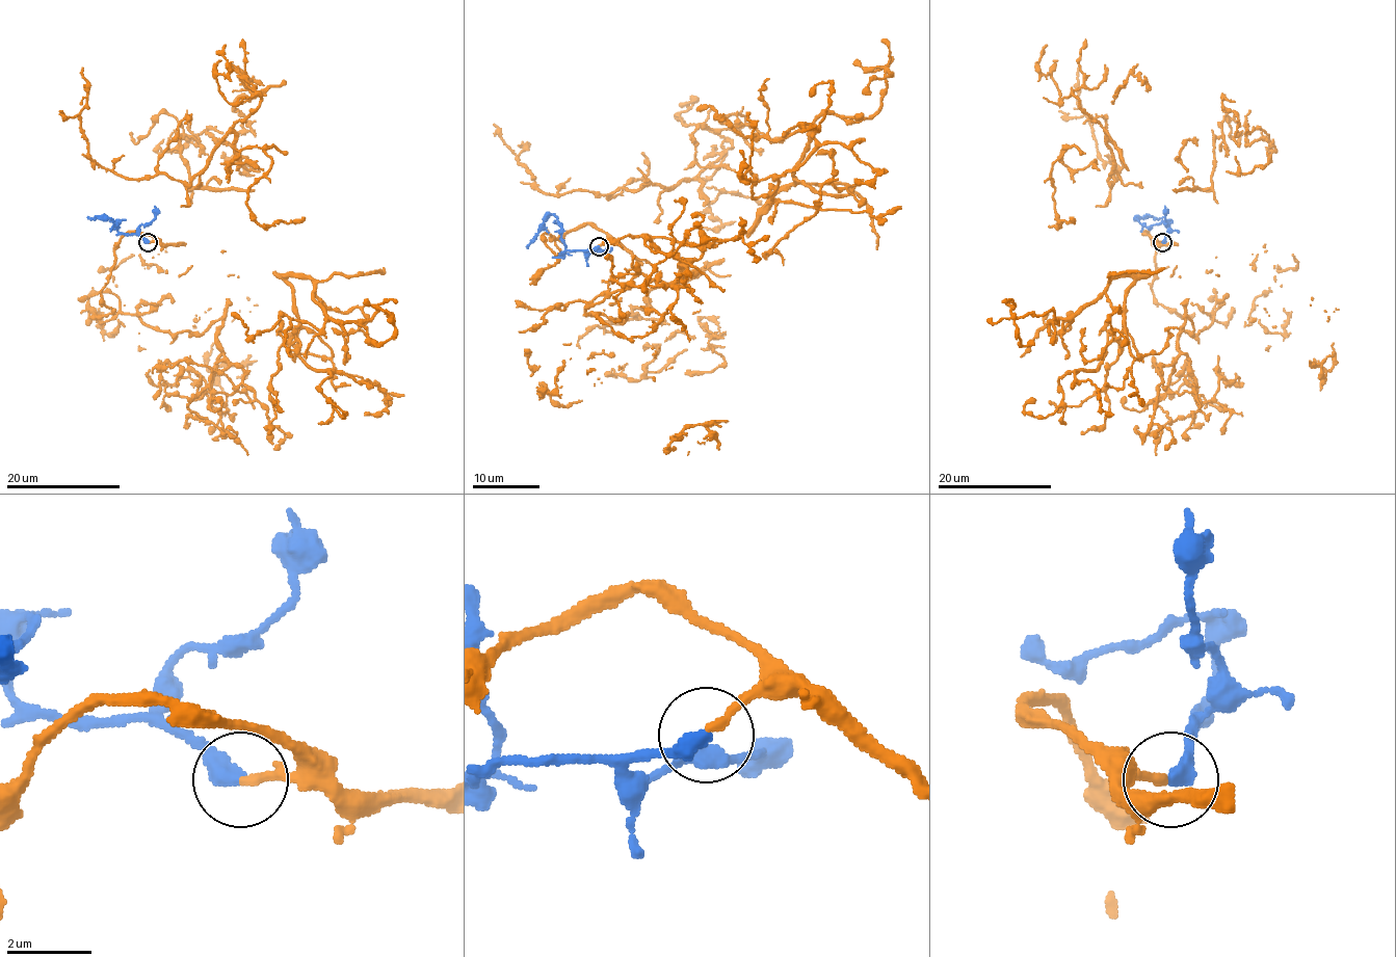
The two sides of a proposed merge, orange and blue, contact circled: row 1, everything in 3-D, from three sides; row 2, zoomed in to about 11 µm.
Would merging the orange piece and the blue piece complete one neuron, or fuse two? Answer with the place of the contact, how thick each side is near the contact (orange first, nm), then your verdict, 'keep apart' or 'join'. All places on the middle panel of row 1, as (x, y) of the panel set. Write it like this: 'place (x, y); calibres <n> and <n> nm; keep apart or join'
place (599, 246); calibres 200 and 440 nm; join

